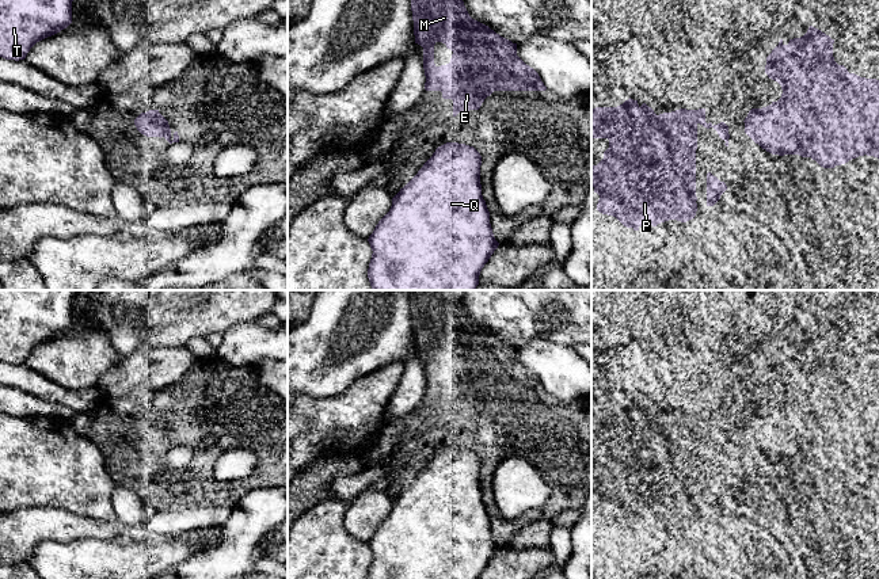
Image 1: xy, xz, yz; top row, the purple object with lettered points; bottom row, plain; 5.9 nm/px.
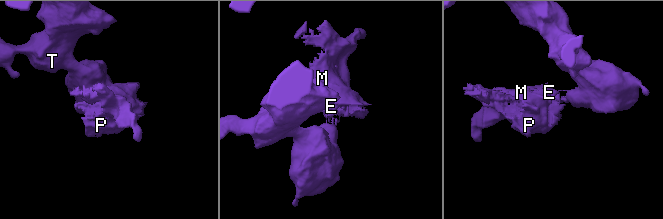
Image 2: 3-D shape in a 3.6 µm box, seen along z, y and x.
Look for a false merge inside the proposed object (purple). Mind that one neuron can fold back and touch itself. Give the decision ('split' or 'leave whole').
split

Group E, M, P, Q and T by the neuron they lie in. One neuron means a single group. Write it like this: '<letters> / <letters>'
E M P / Q T

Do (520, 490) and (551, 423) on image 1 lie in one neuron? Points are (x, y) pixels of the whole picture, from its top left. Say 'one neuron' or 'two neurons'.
two neurons

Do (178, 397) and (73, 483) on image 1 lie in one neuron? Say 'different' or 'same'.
different

